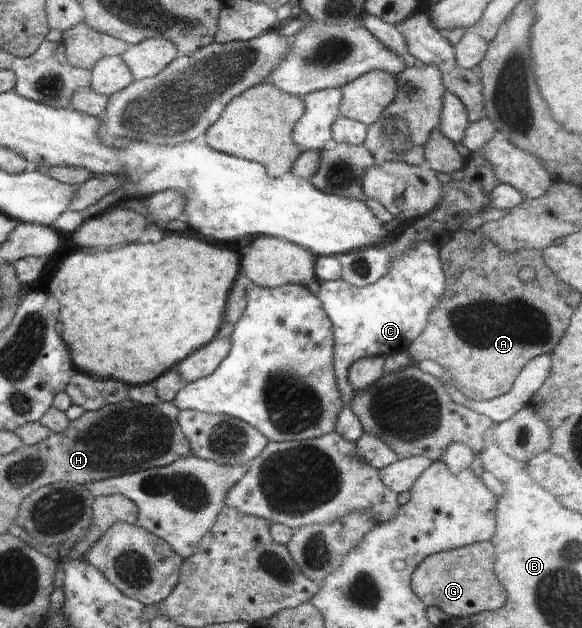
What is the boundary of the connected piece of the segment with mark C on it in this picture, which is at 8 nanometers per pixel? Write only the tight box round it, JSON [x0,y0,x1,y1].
[315,241,445,443]

